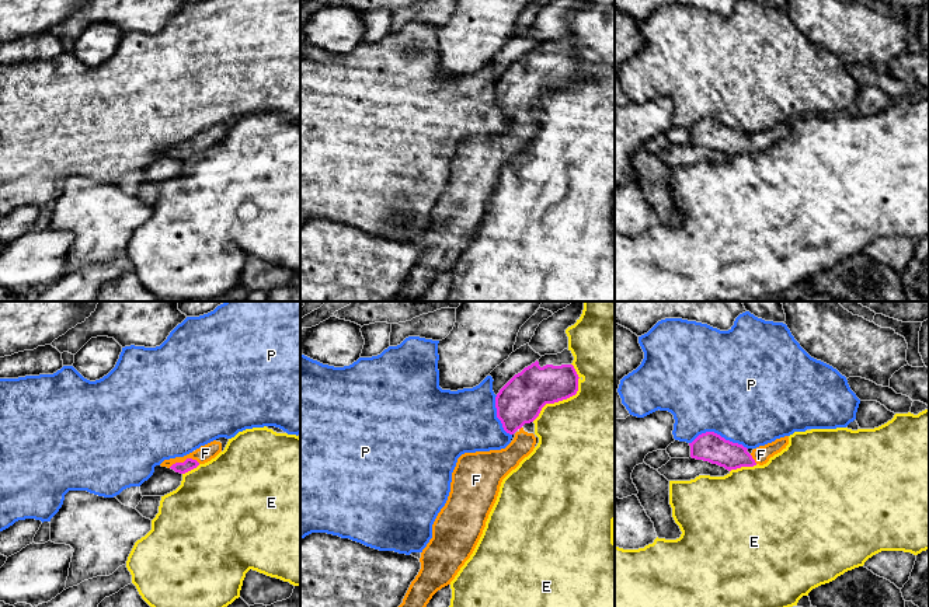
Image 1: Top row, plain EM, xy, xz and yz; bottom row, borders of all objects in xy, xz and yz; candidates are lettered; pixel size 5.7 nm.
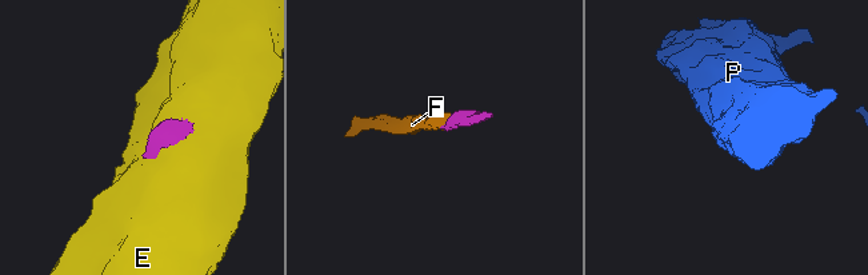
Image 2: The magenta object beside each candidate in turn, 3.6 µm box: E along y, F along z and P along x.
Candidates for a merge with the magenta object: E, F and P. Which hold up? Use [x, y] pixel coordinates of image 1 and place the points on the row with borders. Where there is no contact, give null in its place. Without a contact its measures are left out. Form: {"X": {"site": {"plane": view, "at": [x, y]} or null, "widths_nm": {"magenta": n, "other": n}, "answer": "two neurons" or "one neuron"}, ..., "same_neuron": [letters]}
{"E": {"site": {"plane": "xz", "at": [567, 397]}, "widths_nm": {"magenta": 240, "other": 480}, "answer": "two neurons"}, "F": {"site": {"plane": "xy", "at": [185, 460]}, "widths_nm": {"magenta": 70, "other": 100}, "answer": "one neuron"}, "P": {"site": {"plane": "yz", "at": [719, 435]}, "widths_nm": {"magenta": 170, "other": 500}, "answer": "two neurons"}, "same_neuron": ["F"]}

